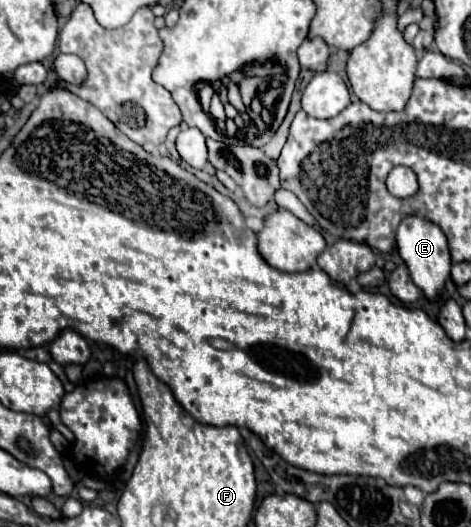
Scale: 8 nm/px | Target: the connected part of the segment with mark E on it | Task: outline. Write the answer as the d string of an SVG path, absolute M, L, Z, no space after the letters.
M405 216L397 230L397 252L407 264L411 272L411 280L423 290L423 294L427 298L439 296L451 270L451 254L449 254L447 238L445 234L441 234L441 228L435 222L429 222L427 218Z

